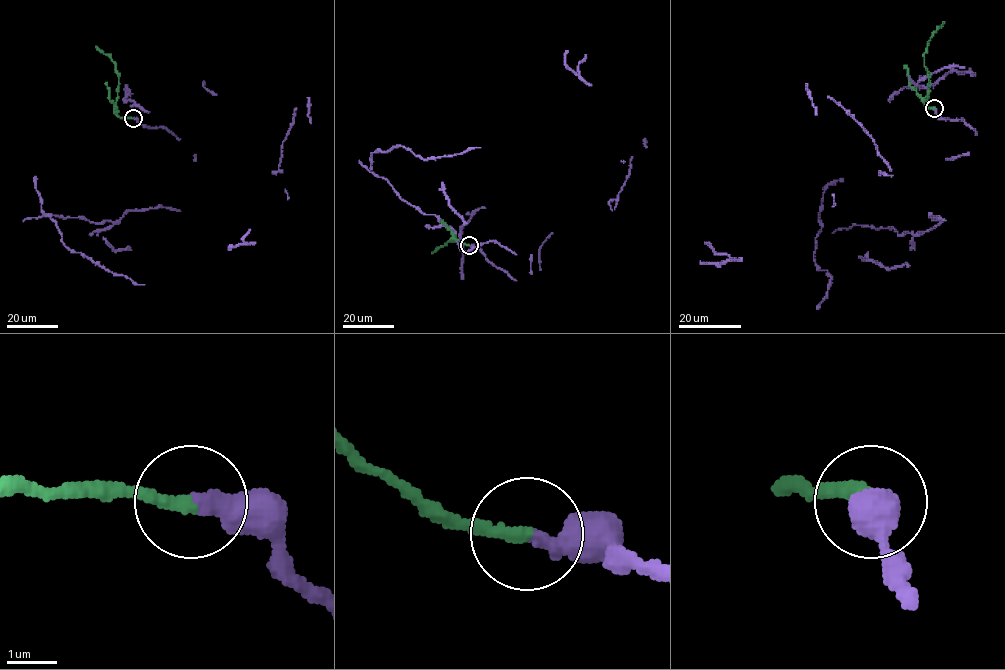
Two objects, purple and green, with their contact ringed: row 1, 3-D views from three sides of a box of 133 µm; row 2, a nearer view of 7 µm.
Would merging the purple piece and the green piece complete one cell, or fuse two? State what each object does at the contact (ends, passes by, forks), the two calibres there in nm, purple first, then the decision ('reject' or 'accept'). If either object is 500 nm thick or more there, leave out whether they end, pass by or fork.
purple ends there; green ends there; 360 nm thick on the purple side, 260 nm on the other; accept

